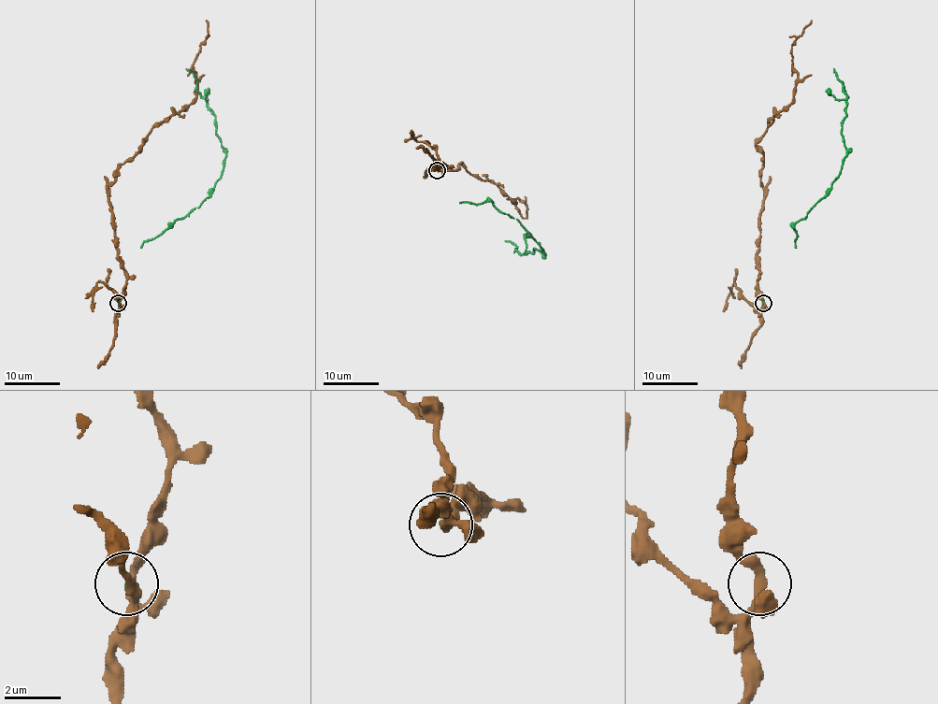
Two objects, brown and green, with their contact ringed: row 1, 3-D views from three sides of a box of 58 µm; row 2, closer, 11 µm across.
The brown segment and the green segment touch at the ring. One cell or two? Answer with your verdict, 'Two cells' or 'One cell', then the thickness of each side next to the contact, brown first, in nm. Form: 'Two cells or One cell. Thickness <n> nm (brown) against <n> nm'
Two cells. Thickness 260 nm (brown) against 70 nm

